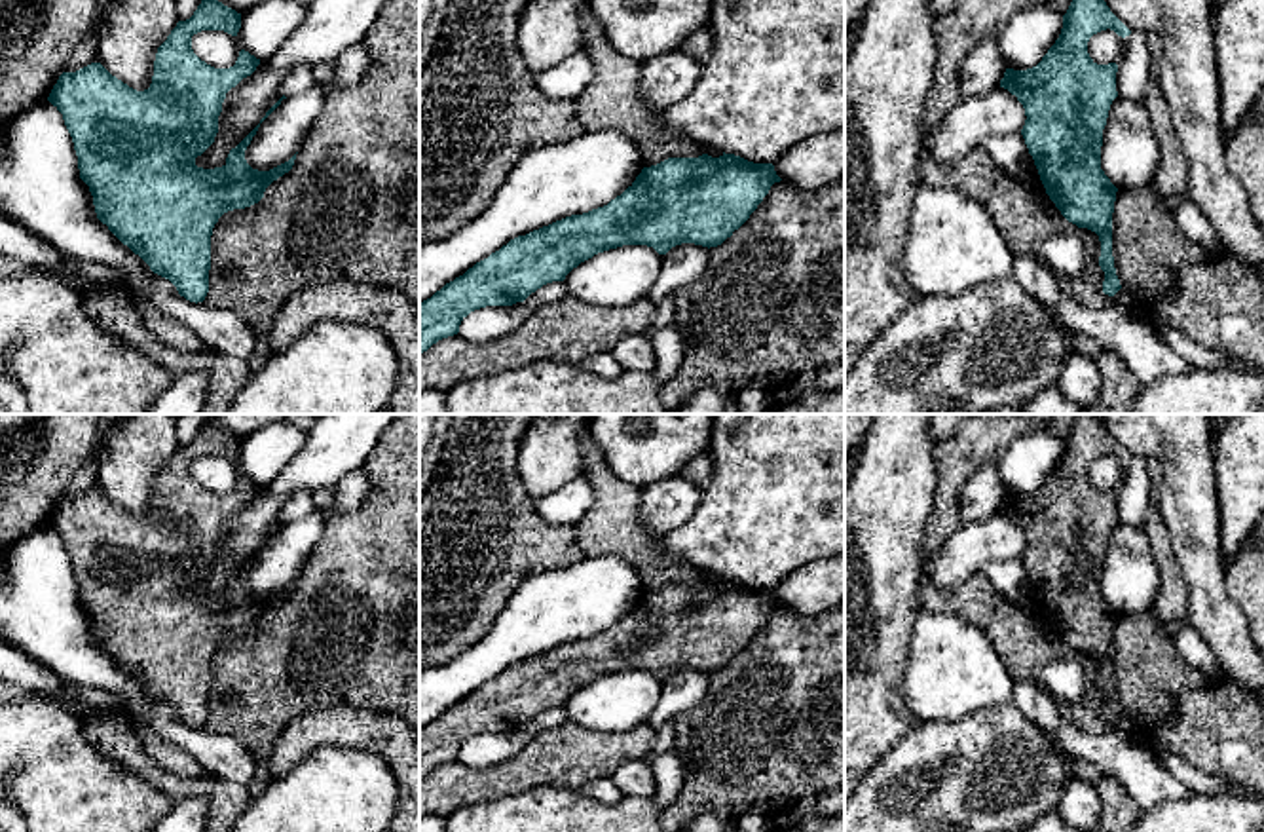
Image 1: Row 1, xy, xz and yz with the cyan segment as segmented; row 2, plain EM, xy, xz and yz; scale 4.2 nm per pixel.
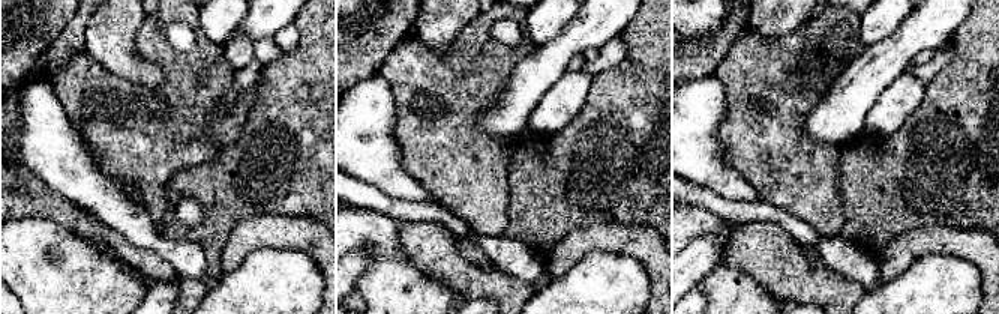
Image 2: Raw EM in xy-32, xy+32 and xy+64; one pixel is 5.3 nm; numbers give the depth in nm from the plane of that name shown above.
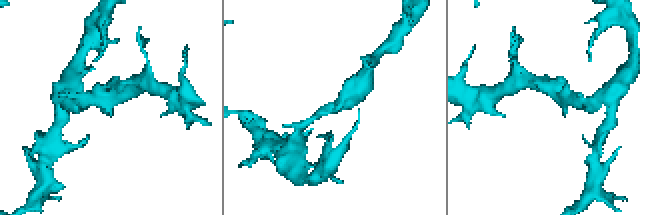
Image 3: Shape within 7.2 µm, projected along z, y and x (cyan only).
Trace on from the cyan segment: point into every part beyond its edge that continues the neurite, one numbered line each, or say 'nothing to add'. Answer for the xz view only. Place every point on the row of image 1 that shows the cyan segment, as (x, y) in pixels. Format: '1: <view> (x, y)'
nothing to add

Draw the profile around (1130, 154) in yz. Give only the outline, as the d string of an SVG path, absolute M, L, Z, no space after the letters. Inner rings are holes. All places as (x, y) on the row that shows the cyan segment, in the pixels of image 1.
M1118 95L1103 129L1101 169L1118 190L1154 184L1160 146L1144 101Z

